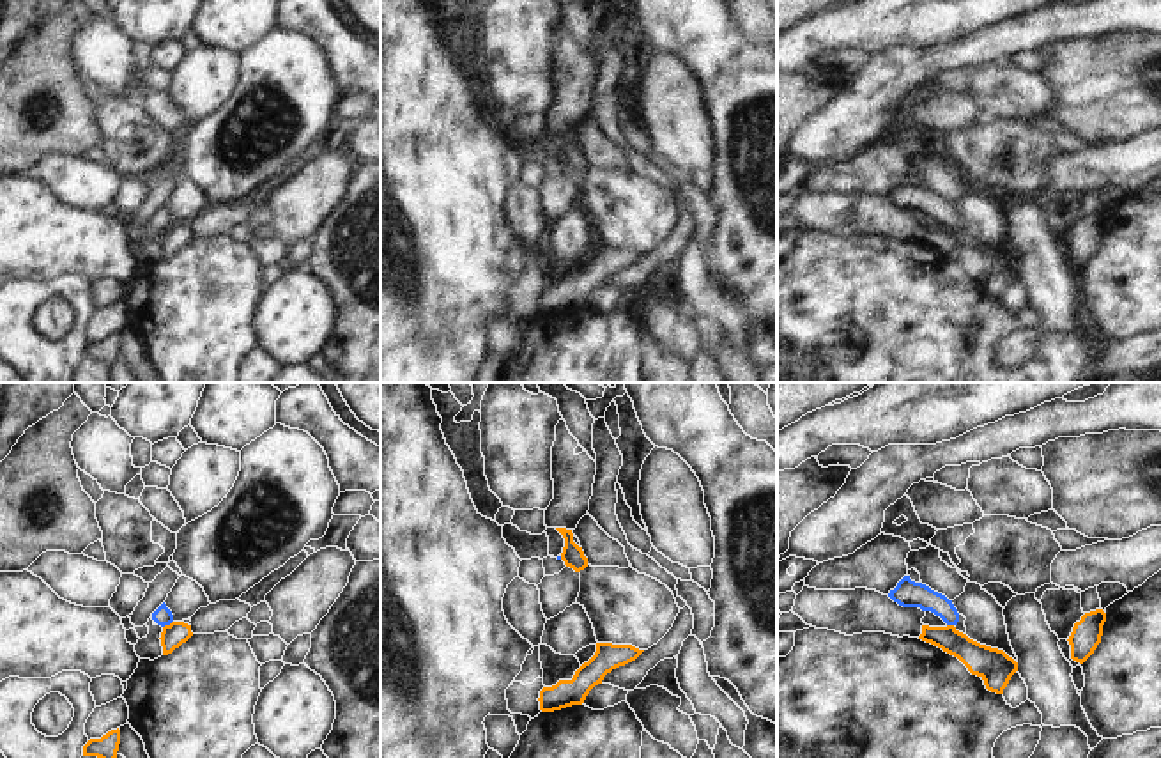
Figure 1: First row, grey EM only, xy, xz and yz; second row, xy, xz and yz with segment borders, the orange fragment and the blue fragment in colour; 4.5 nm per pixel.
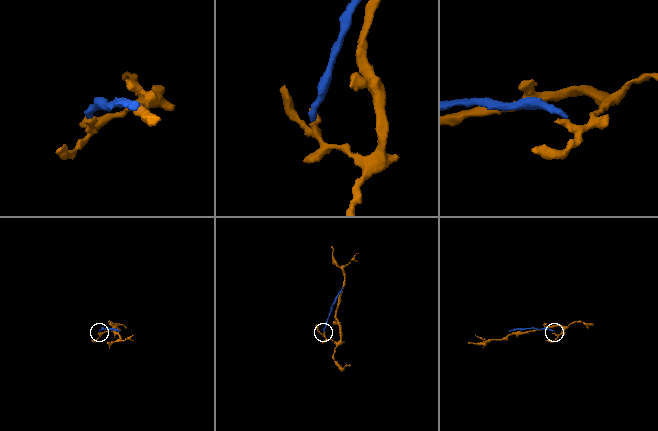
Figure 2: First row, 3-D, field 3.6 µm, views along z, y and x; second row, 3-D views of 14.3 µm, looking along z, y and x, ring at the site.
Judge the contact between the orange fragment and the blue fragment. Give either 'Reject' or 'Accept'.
Reject.

